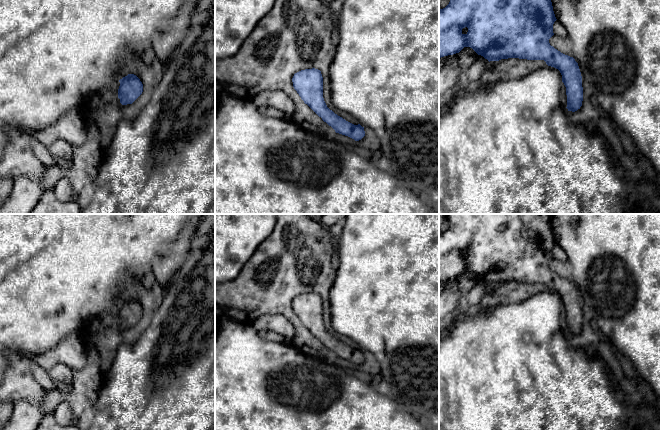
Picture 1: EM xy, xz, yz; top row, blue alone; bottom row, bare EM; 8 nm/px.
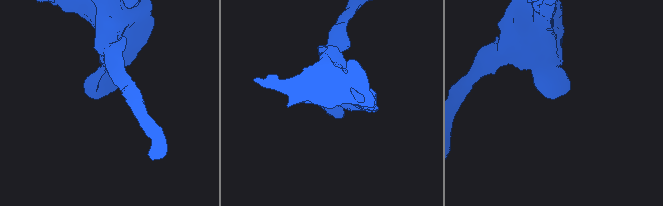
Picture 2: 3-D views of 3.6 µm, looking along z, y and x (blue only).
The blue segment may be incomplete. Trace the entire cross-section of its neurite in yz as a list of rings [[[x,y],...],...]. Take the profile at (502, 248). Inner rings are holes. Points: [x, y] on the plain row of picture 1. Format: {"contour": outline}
{"contour": [[[446,214],[446,217],[450,226],[439,234],[439,282],[470,271],[489,286],[508,282],[544,284],[562,299],[568,335],[580,333],[583,311],[578,287],[549,267],[557,244],[551,214]]]}

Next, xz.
{"contour": [[[315,292],[301,294],[292,302],[293,311],[304,325],[336,357],[348,360],[355,365],[365,360],[364,351],[354,349],[330,334],[323,322],[323,301]]]}

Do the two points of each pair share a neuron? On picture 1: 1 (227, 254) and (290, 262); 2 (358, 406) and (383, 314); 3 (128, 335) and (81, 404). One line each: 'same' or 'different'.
1: different
2: different
3: same

